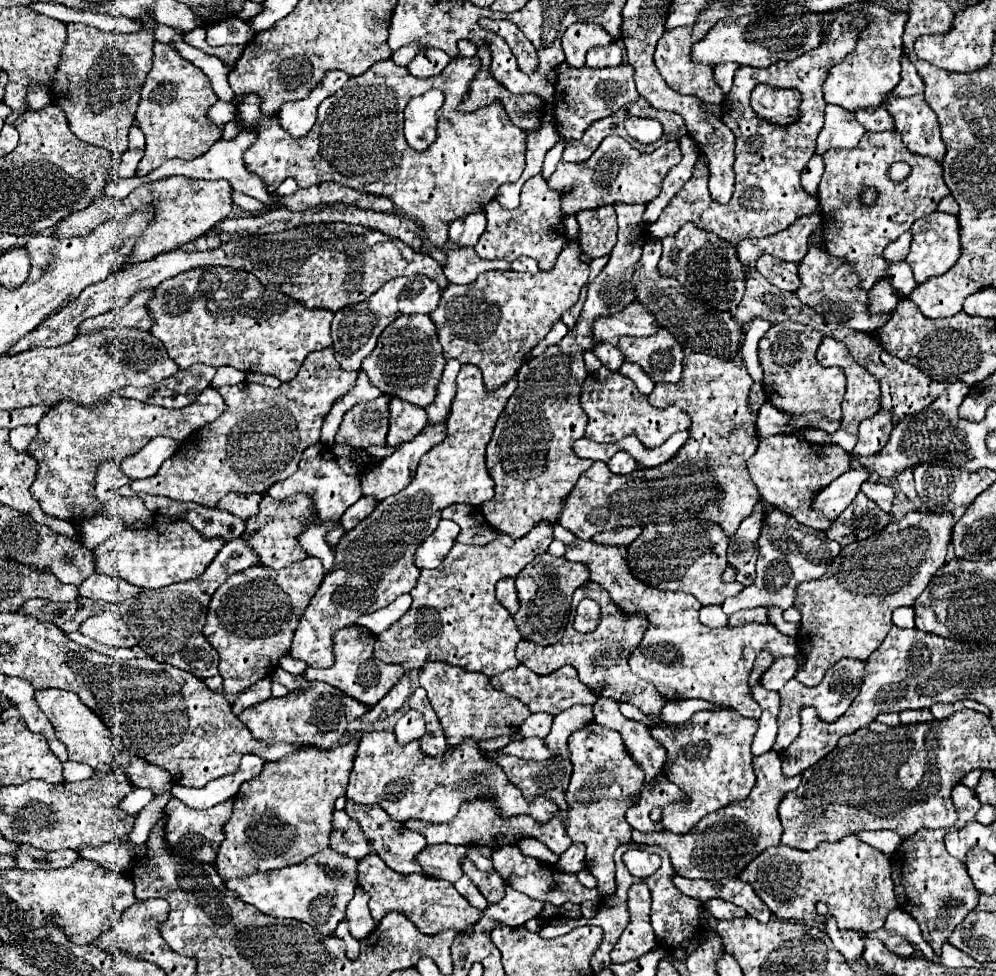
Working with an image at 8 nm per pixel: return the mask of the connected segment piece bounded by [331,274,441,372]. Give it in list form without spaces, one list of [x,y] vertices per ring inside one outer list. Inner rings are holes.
[[[415,274],[407,278],[393,278],[387,284],[383,284],[383,288],[377,290],[373,296],[369,296],[365,302],[357,302],[353,306],[339,310],[331,324],[331,338],[341,368],[345,368],[347,372],[359,370],[361,362],[373,352],[383,328],[387,328],[401,314],[407,316],[431,314],[439,304],[439,296],[441,296],[441,288],[437,286],[435,280],[429,280],[423,274]]]

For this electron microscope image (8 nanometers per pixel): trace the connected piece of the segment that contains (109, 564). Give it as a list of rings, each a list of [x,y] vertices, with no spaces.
[[[189,522],[149,524],[139,530],[123,530],[99,544],[95,554],[95,570],[117,576],[139,588],[165,588],[173,582],[199,578],[209,562],[223,548],[223,540],[205,540]]]

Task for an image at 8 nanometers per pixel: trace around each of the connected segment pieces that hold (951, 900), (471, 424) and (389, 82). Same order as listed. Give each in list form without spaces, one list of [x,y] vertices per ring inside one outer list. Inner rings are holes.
[[[939,828],[939,830],[919,830],[917,834],[913,834],[911,838],[905,838],[901,842],[901,846],[897,848],[897,852],[891,856],[891,864],[893,864],[893,884],[895,884],[895,896],[899,902],[899,908],[905,910],[907,914],[911,914],[919,926],[921,926],[921,934],[923,938],[931,944],[931,948],[935,950],[935,954],[941,952],[941,946],[949,940],[949,936],[953,934],[953,928],[957,928],[965,916],[969,912],[975,910],[975,906],[979,904],[979,892],[971,882],[971,876],[967,874],[965,864],[961,864],[961,860],[953,860],[953,856],[949,856],[949,852],[945,850],[943,838],[951,828]]]
[[[465,364],[461,368],[445,440],[421,458],[413,482],[407,488],[385,498],[371,516],[359,522],[353,530],[345,532],[339,546],[333,548],[335,570],[325,576],[319,592],[303,612],[289,656],[303,660],[311,668],[331,668],[331,638],[339,628],[355,624],[361,614],[389,606],[397,596],[407,594],[413,586],[417,586],[419,568],[413,564],[413,554],[437,528],[443,508],[457,502],[481,506],[493,498],[493,480],[485,468],[485,448],[491,440],[493,426],[515,388],[517,378],[493,392],[487,392],[477,366]]]
[[[457,56],[451,60],[449,68],[443,70],[443,74],[423,80],[411,76],[407,68],[395,66],[393,60],[381,60],[365,74],[349,78],[345,88],[325,98],[319,106],[315,126],[303,138],[293,138],[283,132],[277,114],[261,116],[261,102],[257,100],[257,96],[245,96],[245,100],[237,104],[237,116],[241,116],[245,130],[257,132],[255,142],[247,148],[243,156],[245,168],[257,174],[271,194],[285,178],[293,178],[299,188],[309,188],[321,182],[339,182],[359,192],[389,196],[397,210],[401,210],[405,216],[413,218],[421,226],[423,236],[431,240],[435,248],[443,248],[449,238],[447,228],[455,218],[483,210],[485,204],[495,198],[501,184],[515,182],[525,168],[525,132],[521,128],[515,128],[501,104],[491,104],[489,108],[479,108],[471,114],[457,112],[457,106],[463,100],[467,86],[479,68],[481,60],[477,56]],[[431,88],[437,88],[445,94],[445,102],[437,112],[437,140],[425,152],[417,152],[405,142],[403,136],[403,108],[407,106],[409,98],[419,96]]]

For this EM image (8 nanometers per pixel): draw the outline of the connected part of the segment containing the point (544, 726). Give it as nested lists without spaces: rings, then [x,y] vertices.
[[[531,714],[519,728],[519,734],[523,738],[531,738],[531,736],[537,736],[537,738],[545,738],[551,730],[551,720],[553,716],[551,714]]]

